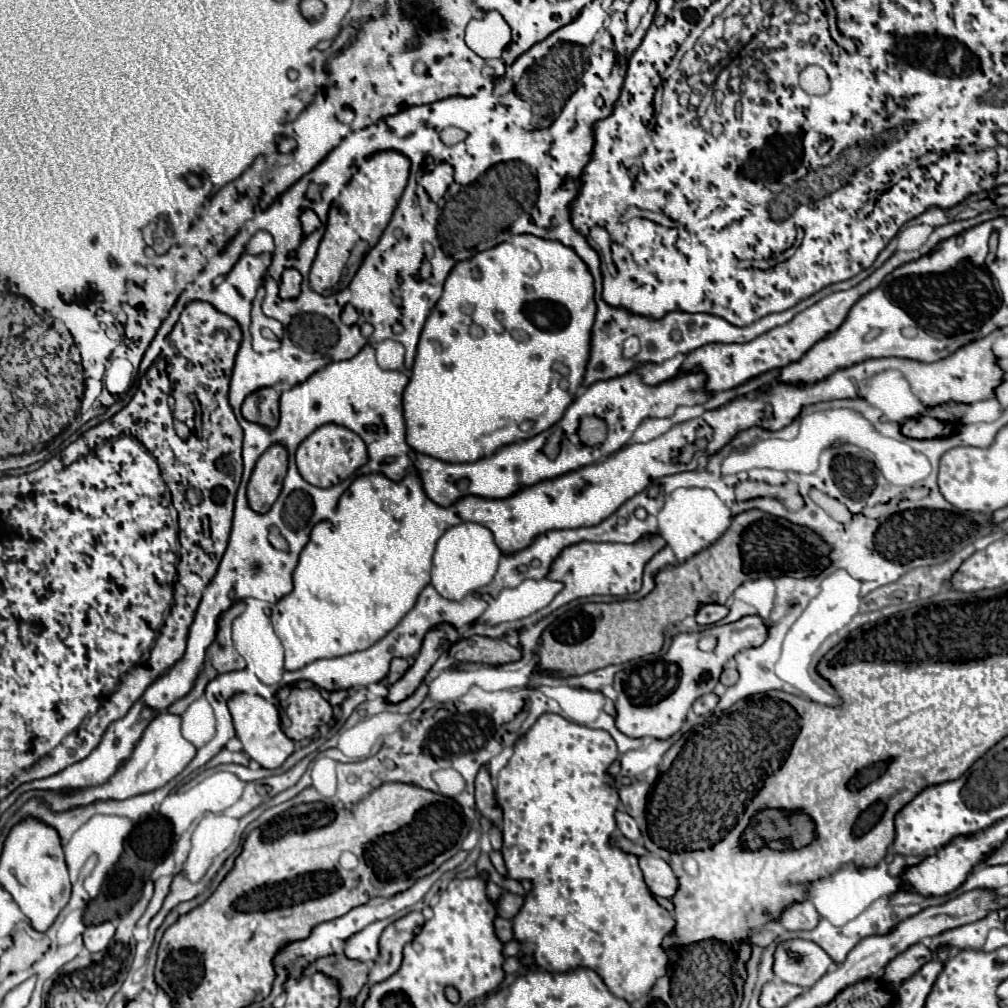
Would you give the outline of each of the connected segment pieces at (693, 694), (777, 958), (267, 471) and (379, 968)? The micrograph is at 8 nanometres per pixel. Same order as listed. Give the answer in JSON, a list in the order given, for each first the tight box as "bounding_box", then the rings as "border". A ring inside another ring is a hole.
[{"bounding_box":[614,616,766,740],"border":[[[746,616],[734,624],[724,624],[724,626],[712,626],[710,630],[706,630],[706,634],[712,634],[716,636],[716,648],[712,652],[702,652],[698,648],[698,640],[702,636],[702,632],[692,632],[692,634],[678,634],[674,640],[672,640],[672,646],[666,654],[656,654],[656,656],[646,656],[646,658],[638,658],[638,660],[632,660],[632,662],[626,662],[622,664],[622,670],[616,672],[616,678],[614,678],[614,690],[618,692],[618,698],[616,698],[616,728],[630,736],[630,738],[654,738],[654,740],[666,740],[670,738],[672,734],[676,734],[684,720],[686,720],[686,714],[690,710],[690,706],[694,704],[696,698],[708,694],[714,690],[714,686],[718,684],[718,678],[720,678],[720,672],[722,672],[722,666],[740,650],[744,648],[750,648],[750,646],[760,646],[764,640],[766,640],[766,626],[764,622],[758,618],[758,616]]]},{"bounding_box":[774,940,832,988],"border":[[[786,940],[776,946],[774,952],[774,976],[788,982],[796,984],[802,988],[812,988],[830,968],[832,960],[818,948],[818,944],[810,940]],[[786,950],[798,952],[802,956],[800,962],[792,962],[786,956]]]},{"bounding_box":[248,446,288,514],"border":[[[270,446],[256,462],[248,482],[248,504],[254,512],[266,514],[276,502],[282,480],[288,470],[288,452],[282,446]]]},{"bounding_box":[370,912,424,984],"border":[[[410,912],[408,916],[392,922],[380,936],[380,956],[374,962],[374,968],[370,972],[370,984],[382,982],[390,978],[394,972],[398,972],[402,964],[402,950],[406,942],[410,942],[416,934],[416,928],[424,924],[422,912]]]}]

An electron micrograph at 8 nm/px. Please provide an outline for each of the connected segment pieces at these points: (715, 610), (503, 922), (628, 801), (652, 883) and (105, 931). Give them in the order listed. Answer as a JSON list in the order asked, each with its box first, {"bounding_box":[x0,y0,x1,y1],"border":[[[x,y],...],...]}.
[{"bounding_box":[694,604,728,626],"border":[[[704,604],[694,618],[696,618],[696,622],[700,626],[712,626],[712,624],[720,622],[726,614],[728,614],[728,608],[726,606],[720,606],[720,604]]]},{"bounding_box":[494,918,512,944],"border":[[[496,918],[494,920],[494,930],[498,934],[498,938],[506,944],[512,940],[512,922],[506,920],[506,918]]]},{"bounding_box":[620,782,648,818],"border":[[[636,782],[630,786],[620,788],[620,800],[624,804],[624,810],[632,816],[638,818],[643,816],[648,804],[648,784],[646,782]]]},{"bounding_box":[640,856,678,900],"border":[[[642,856],[640,870],[644,874],[644,882],[648,890],[658,896],[672,900],[674,892],[678,892],[678,878],[674,876],[672,868],[658,856]]]},{"bounding_box":[84,922,116,952],"border":[[[112,922],[88,926],[84,932],[84,946],[90,952],[102,952],[102,948],[106,948],[106,944],[110,944],[110,940],[114,938],[114,932],[116,932],[116,928]]]}]

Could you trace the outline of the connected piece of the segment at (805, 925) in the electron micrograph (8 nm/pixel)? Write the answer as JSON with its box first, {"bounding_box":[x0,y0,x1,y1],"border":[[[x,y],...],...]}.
{"bounding_box":[778,900,820,930],"border":[[[804,900],[784,908],[778,918],[778,924],[784,926],[786,930],[812,930],[816,928],[818,920],[820,920],[820,914],[812,906],[812,902]]]}

